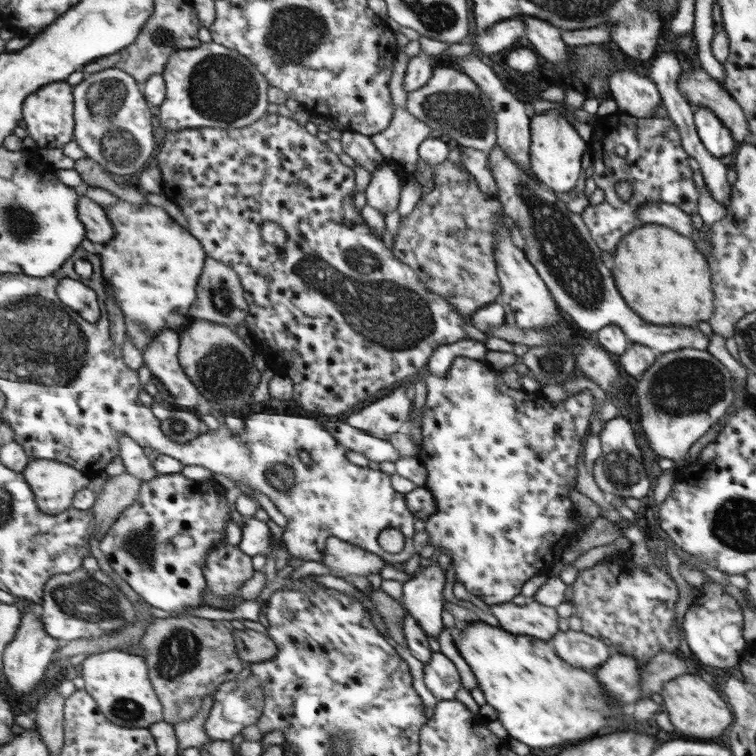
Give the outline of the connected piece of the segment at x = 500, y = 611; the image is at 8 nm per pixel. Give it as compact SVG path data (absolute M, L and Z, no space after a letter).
M538 601L521 606L504 602L489 607L489 619L496 616L501 628L512 634L533 636L550 642L550 639L560 631L556 609Z

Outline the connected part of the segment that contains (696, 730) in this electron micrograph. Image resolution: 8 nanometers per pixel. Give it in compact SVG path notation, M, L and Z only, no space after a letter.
M684 673L673 678L668 682L668 686L664 685L662 698L672 724L676 726L676 730L680 730L686 736L710 740L722 736L722 732L732 725L731 708L728 708L728 704L720 698L720 694L700 676Z

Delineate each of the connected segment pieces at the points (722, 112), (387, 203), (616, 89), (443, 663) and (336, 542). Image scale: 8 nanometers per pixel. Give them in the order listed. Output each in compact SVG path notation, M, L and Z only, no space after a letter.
M685 65L677 80L679 93L696 108L707 108L732 129L736 142L752 143L751 130L744 111L734 97L721 84L709 77L704 69L691 69Z
M389 161L380 164L365 190L367 204L384 215L397 210L403 181Z
M632 70L613 72L604 79L606 89L619 107L619 112L636 118L652 118L655 108L663 104L656 84Z
M440 651L432 654L432 660L423 664L426 688L438 701L454 700L460 690L461 676L457 666Z
M336 537L327 540L325 551L320 563L326 564L334 576L346 580L356 575L367 577L370 574L379 574L387 564L380 556Z

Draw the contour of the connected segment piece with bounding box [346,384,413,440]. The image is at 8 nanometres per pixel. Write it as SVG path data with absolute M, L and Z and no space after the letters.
M408 384L399 386L386 398L371 402L370 406L352 414L346 423L378 439L389 440L390 434L396 434L410 420L413 404L407 387Z

